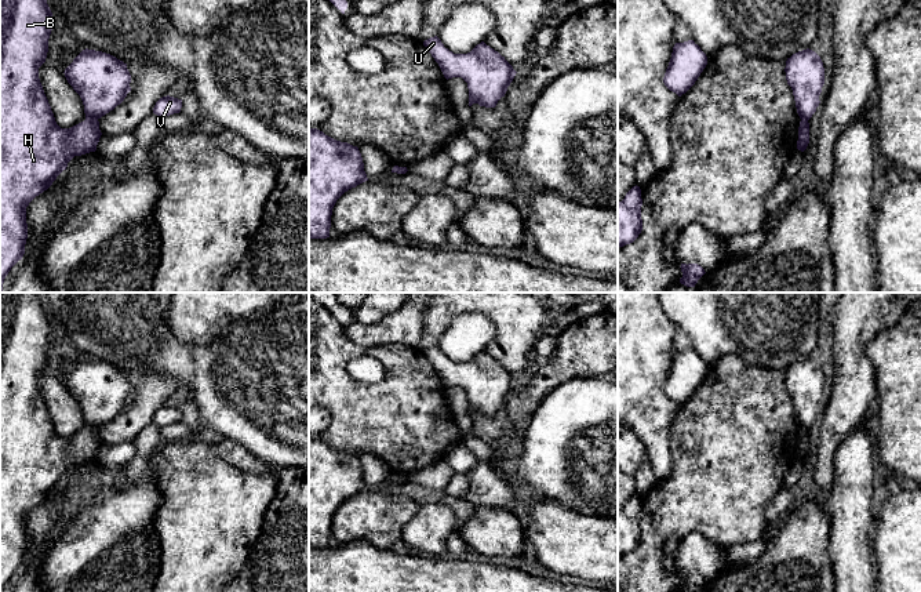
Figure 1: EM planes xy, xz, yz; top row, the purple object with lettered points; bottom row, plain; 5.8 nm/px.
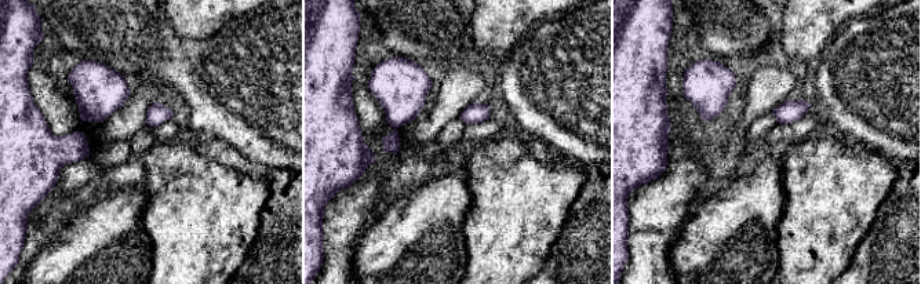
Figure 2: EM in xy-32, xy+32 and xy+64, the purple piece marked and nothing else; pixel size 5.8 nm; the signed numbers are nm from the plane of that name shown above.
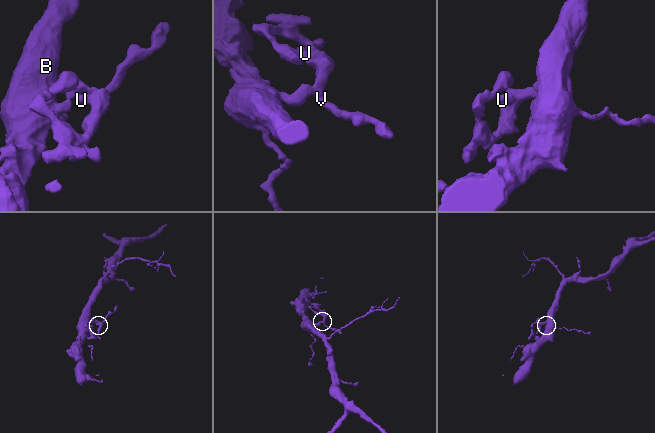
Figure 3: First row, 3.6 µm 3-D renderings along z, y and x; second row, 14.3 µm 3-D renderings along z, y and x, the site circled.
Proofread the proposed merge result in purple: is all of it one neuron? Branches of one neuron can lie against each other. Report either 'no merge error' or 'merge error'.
merge error

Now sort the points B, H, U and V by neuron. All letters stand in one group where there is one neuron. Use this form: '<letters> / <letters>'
B H / U V

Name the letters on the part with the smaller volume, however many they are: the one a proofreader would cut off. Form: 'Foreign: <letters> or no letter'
Foreign: U, V

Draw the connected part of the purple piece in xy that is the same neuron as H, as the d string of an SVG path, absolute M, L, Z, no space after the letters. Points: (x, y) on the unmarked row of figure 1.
M0 293L0 592L11 577L22 569L28 548L26 516L47 500L66 479L74 465L97 460L102 444L98 429L84 429L70 437L61 437L54 426L39 388L39 377L45 371L52 322L40 293Z

